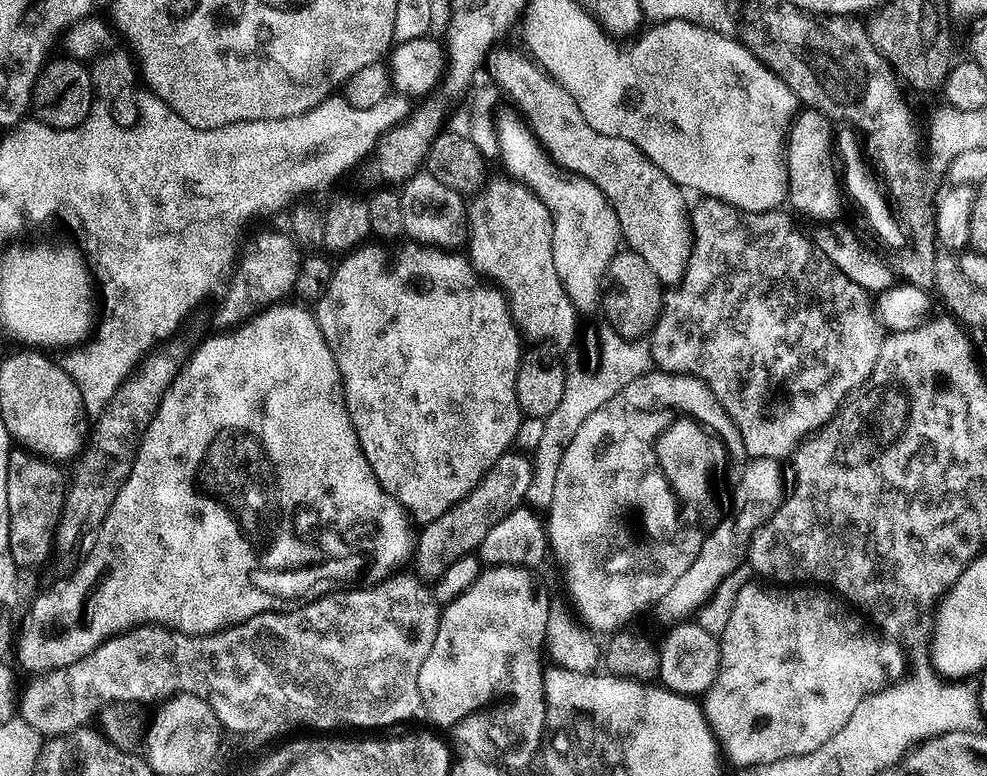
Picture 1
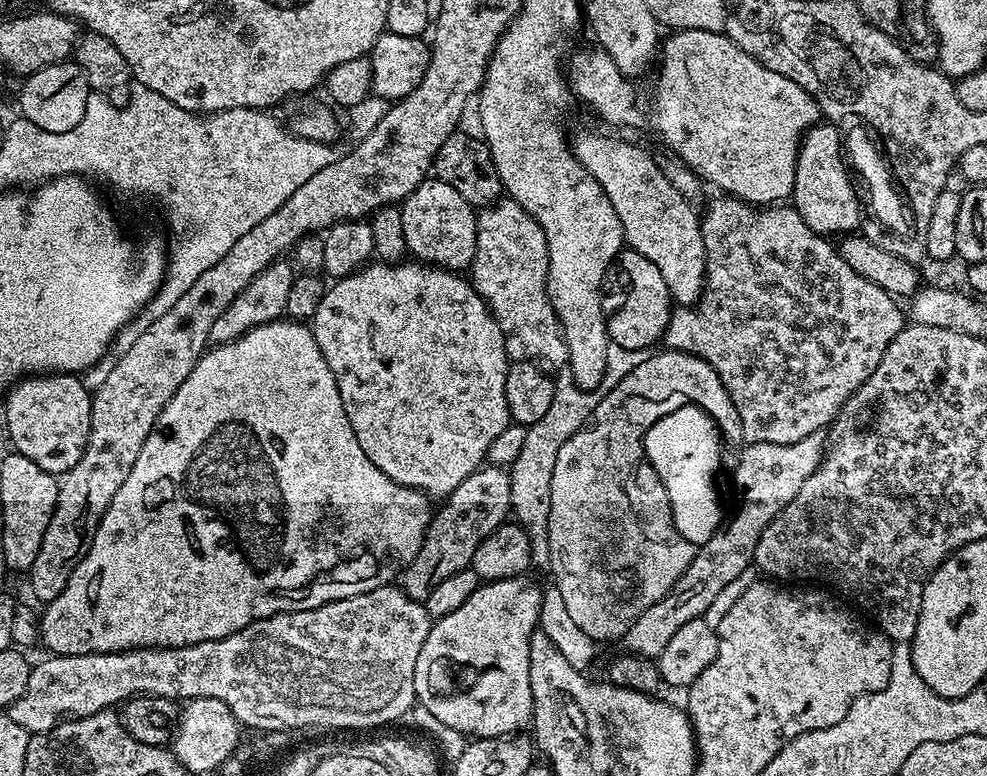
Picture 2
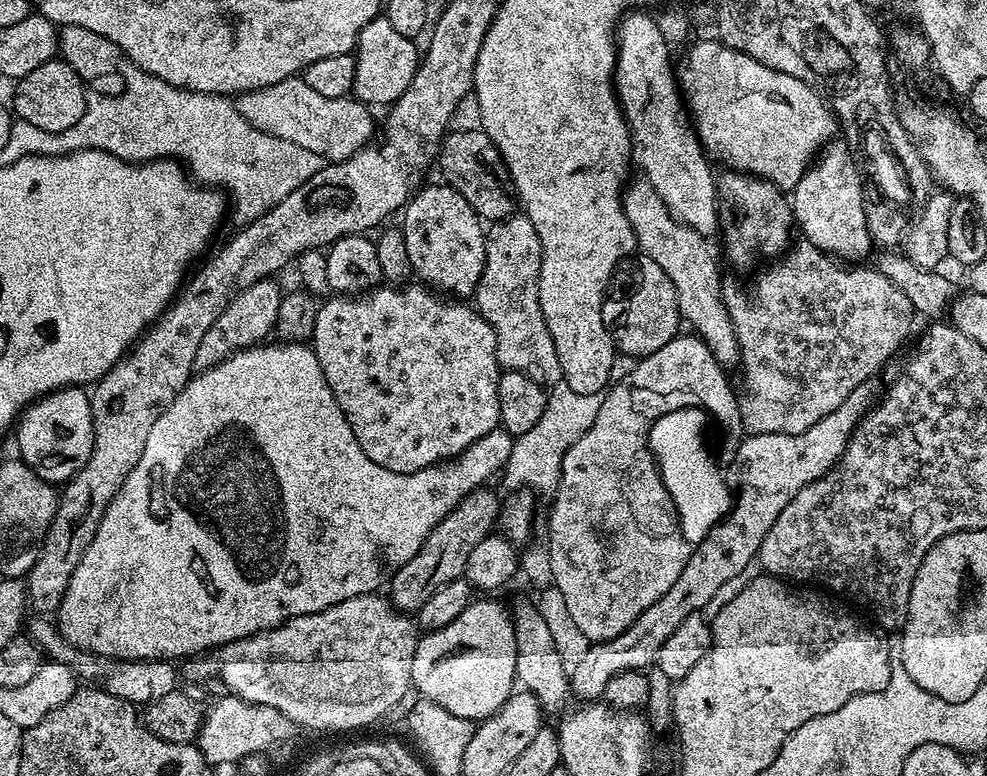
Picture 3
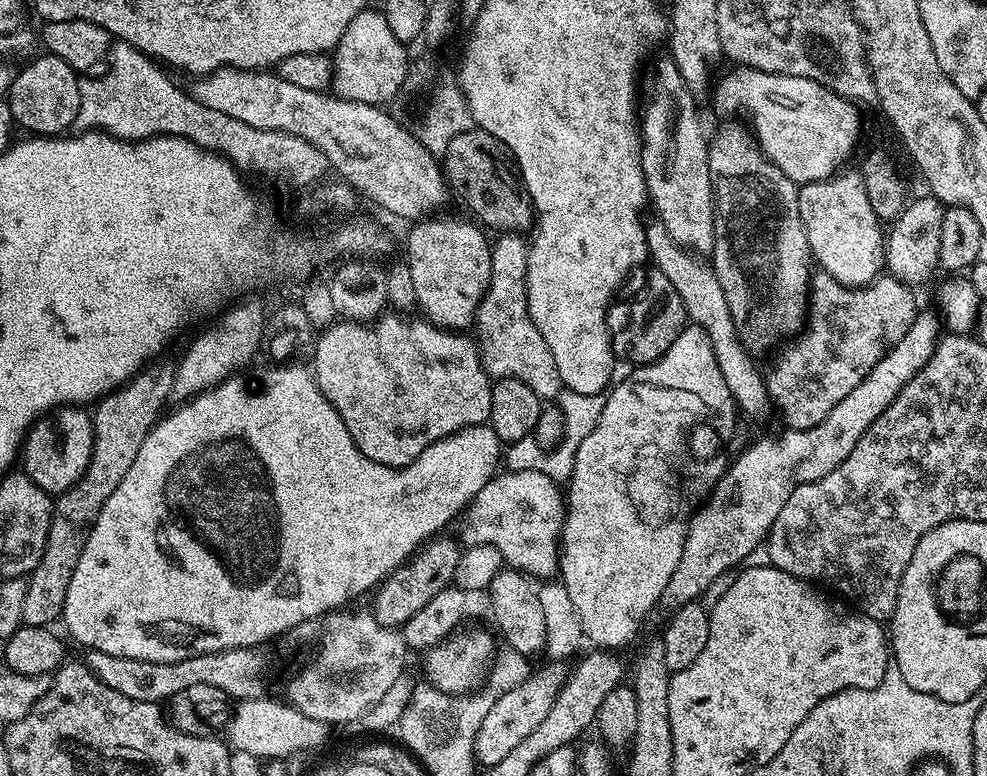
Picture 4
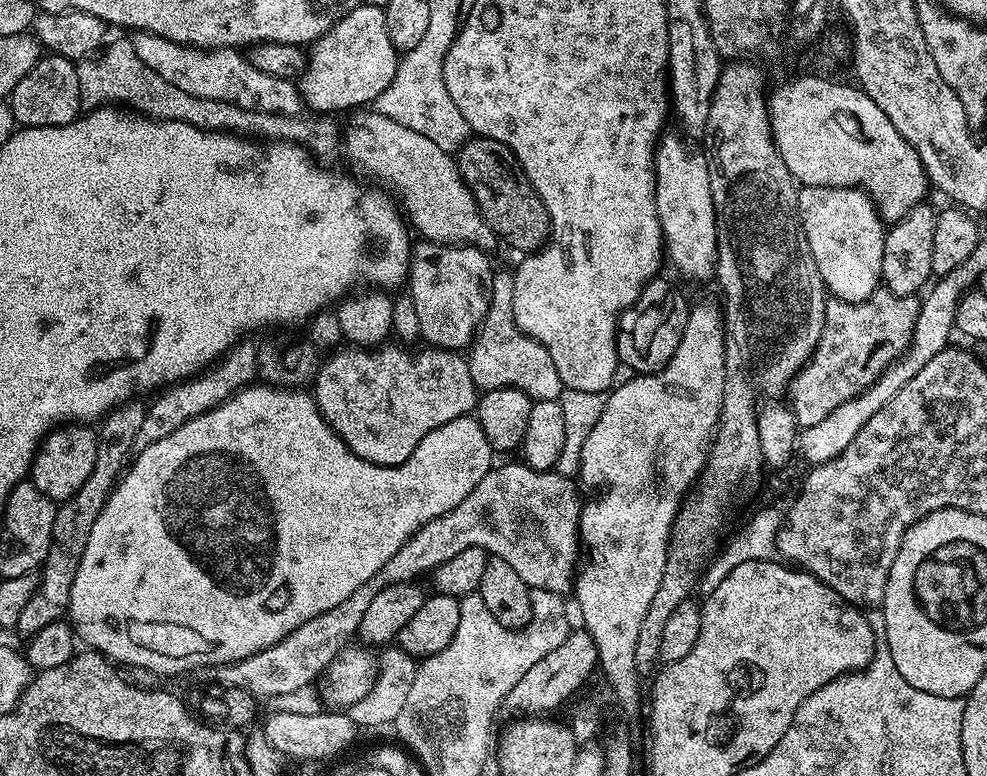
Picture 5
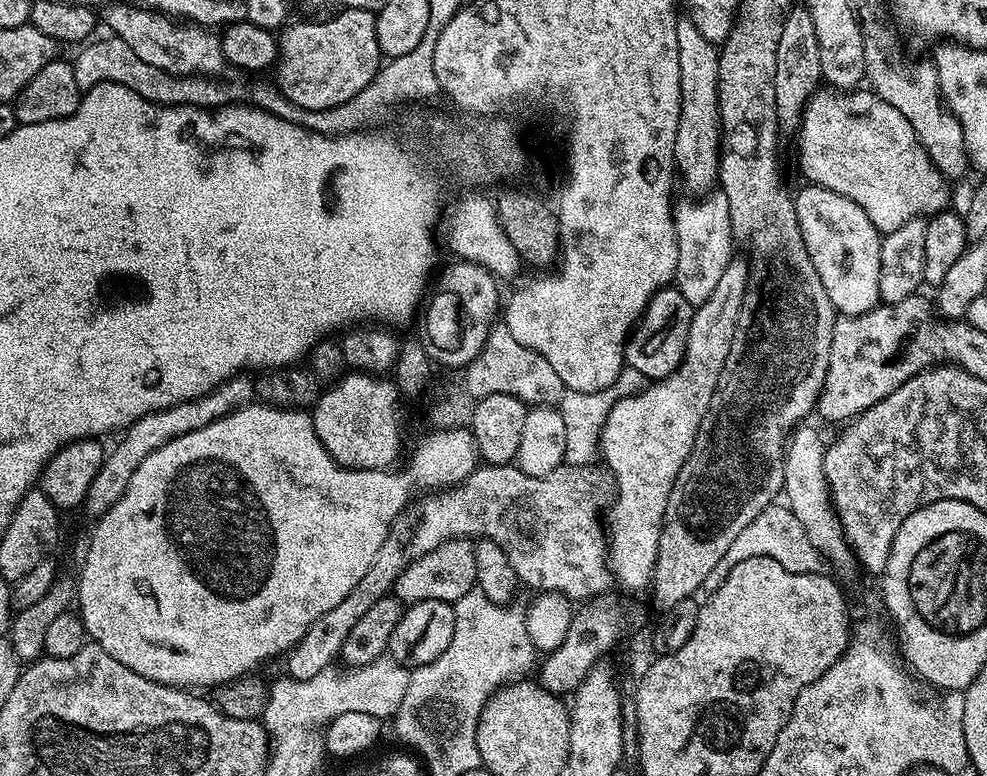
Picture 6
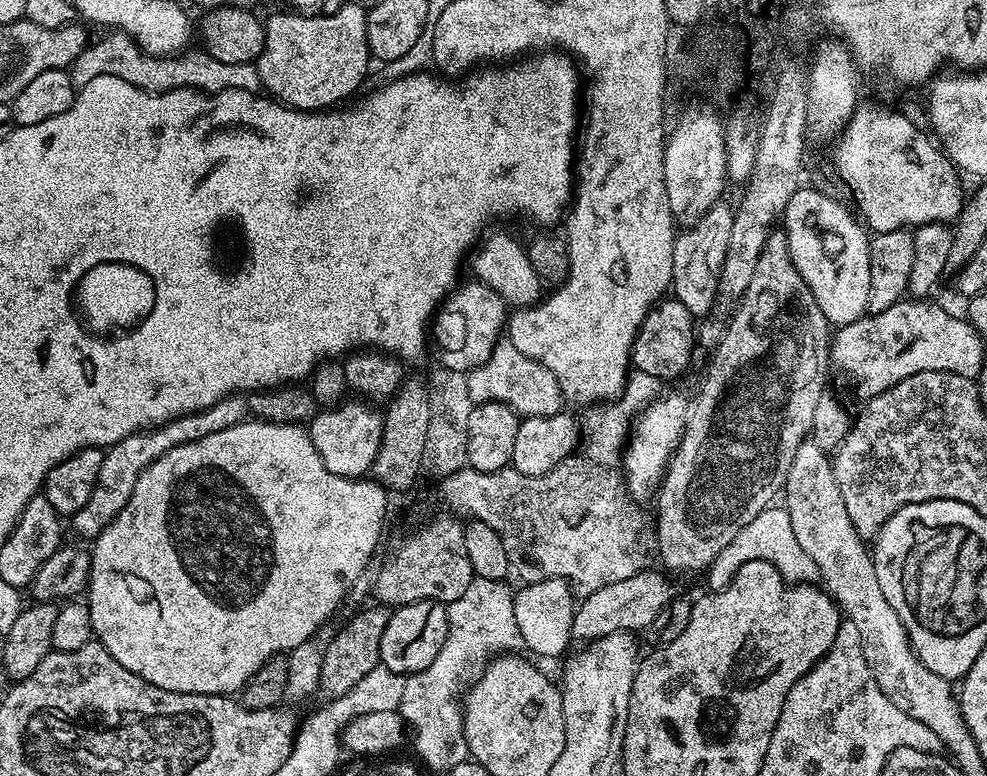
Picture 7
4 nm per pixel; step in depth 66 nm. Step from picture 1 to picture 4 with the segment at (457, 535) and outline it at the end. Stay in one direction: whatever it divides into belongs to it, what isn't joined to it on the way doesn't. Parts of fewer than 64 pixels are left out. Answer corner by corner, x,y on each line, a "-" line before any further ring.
448,534
433,539
421,547
407,564
391,572
384,579
384,583
375,589
376,601
370,605
370,611
383,628
399,629
407,620
414,618
414,614
418,614
418,610
422,610
422,606
426,606
426,602
434,598
434,594
438,594
455,581
462,551
461,545
457,544
448,537

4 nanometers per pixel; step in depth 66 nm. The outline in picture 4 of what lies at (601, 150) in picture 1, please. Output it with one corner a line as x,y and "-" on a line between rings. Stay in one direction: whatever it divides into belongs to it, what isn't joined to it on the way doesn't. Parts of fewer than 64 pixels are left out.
652,222
646,228
646,242
648,254
655,271
666,274
674,290
678,290
678,298
682,298
682,306
687,319
695,327
702,329
710,338
714,346
714,358
718,358
718,370
722,370
722,378
726,378
726,386
730,390
733,400
738,399
738,394
746,394
746,376
759,378
761,369
756,367
753,357
750,355
740,336
736,332
734,320
730,318
730,308
726,306
726,300
722,294
722,286
718,286
718,278
712,273
711,263
704,264
697,253
684,248
658,222

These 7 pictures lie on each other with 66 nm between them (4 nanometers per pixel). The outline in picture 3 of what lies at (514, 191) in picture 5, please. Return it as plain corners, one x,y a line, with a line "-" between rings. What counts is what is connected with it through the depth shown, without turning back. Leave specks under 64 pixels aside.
483,129
449,131
441,141
436,164
440,166
443,183
462,194
483,221
495,222
513,215
516,202
513,191
506,185
504,161

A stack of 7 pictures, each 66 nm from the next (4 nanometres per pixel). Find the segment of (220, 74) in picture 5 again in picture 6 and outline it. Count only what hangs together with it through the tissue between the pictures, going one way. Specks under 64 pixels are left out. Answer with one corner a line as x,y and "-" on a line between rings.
116,4
102,12
102,20
108,23
108,32
117,36
142,62
154,66
158,70
168,68
173,72
216,71
225,60
224,51
220,45
221,37
213,34
203,26
191,22
177,22
160,13
143,6
131,8
128,4

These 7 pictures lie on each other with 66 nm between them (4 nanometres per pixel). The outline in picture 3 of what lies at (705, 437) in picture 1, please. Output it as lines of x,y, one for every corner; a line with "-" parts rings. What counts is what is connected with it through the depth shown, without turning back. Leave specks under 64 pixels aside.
685,406
667,412
652,424
648,432
648,446
679,518
680,532
689,544
695,546
705,540
706,534
732,509
733,495
727,479
722,478
706,446
706,426
710,418
703,409

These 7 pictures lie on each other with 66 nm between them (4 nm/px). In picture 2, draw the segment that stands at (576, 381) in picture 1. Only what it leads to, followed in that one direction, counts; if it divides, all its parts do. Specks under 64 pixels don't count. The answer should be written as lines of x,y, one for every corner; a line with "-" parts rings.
611,343
607,350
606,371
602,382
593,389
582,389
573,380
573,372
565,366
555,375
553,401
546,410
545,417
527,427
526,439
515,462
508,473
511,478
511,506
513,517
530,538
532,568
547,571
549,569
549,516
550,516
550,480
553,477
555,459
564,442
579,432
591,419
592,413
609,396
618,383
646,359
645,351
626,350

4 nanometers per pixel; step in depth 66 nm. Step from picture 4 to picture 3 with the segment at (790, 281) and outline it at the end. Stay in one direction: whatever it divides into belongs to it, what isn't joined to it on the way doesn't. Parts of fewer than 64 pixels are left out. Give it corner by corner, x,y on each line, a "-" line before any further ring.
724,170
724,173
719,173
716,176
716,194
718,197
718,207
720,210
720,227
718,229
719,235
724,235
724,252
728,255
728,260
732,264
744,264
752,255
757,252
760,256
776,256
772,258
780,258
789,251
790,245
793,243
792,228
794,232
794,217
792,215
792,206
789,197
785,195
781,189
775,188
768,180
761,180
758,176
749,176
747,172
738,172
735,170

